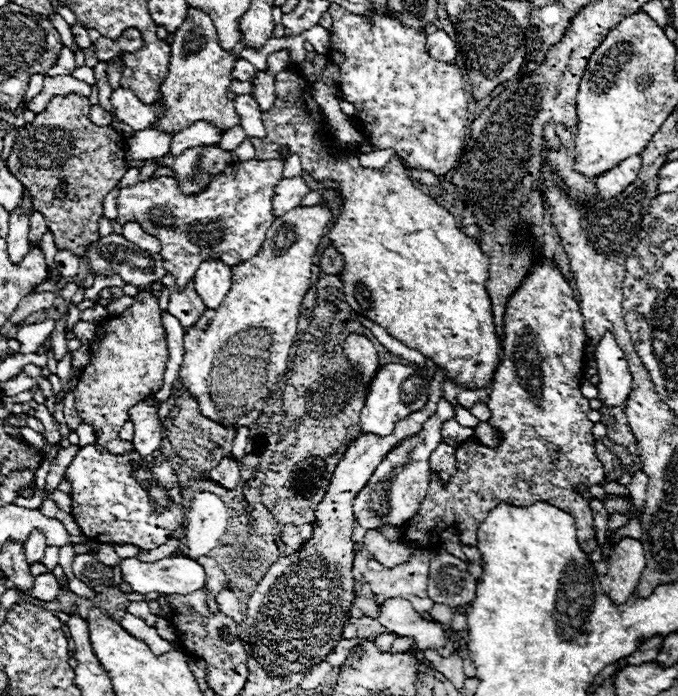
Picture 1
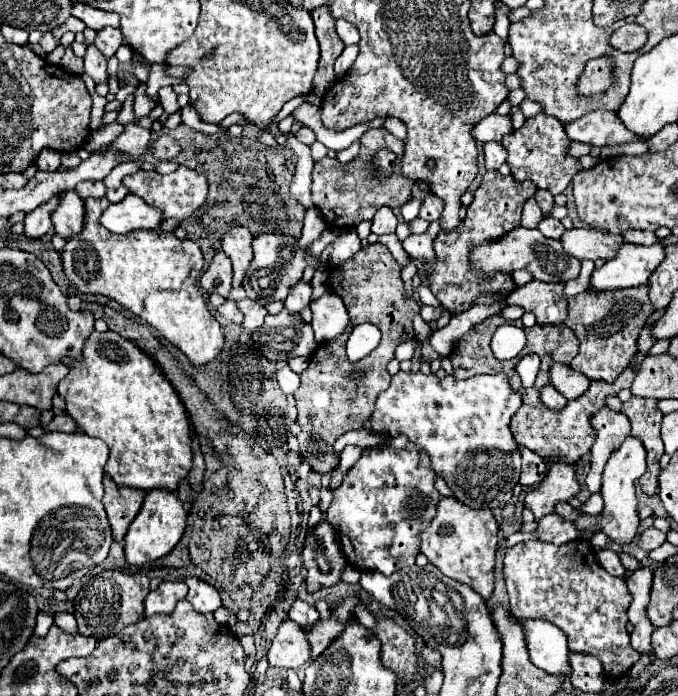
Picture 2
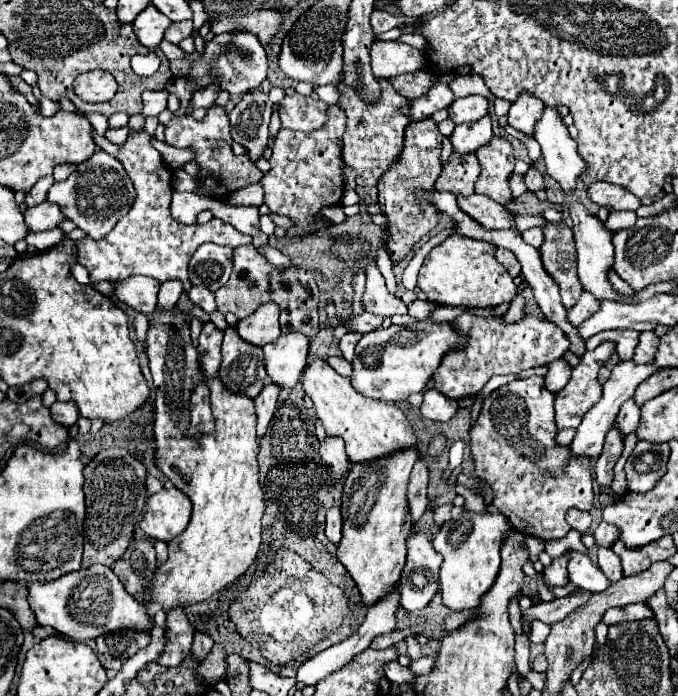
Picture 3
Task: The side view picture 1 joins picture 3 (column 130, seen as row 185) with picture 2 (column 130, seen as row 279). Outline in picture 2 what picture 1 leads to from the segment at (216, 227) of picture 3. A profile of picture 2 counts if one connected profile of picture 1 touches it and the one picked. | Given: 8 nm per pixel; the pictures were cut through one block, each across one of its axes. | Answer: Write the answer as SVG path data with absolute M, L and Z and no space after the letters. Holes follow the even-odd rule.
M178 166L176 172L172 174L158 174L158 172L148 172L148 170L138 170L132 176L126 176L124 186L130 190L130 194L140 196L148 206L156 206L158 210L162 210L162 226L158 228L158 232L176 232L176 228L180 228L180 224L184 220L188 220L190 216L194 216L208 198L208 180L204 174L186 168L186 166Z

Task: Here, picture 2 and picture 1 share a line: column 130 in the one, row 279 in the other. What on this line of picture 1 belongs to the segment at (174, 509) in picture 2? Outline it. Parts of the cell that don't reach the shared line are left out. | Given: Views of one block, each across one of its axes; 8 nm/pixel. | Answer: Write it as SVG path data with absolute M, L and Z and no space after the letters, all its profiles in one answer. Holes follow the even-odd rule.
M540 248L540 252L538 252L538 256L534 258L534 262L536 262L536 264L530 268L528 276L522 280L522 284L518 286L518 290L516 290L516 292L510 296L510 300L506 302L506 312L504 312L504 340L502 340L502 362L500 362L496 374L494 374L494 382L492 382L492 386L490 386L490 402L488 402L488 406L490 406L492 416L490 416L488 424L498 432L500 446L498 446L498 448L490 448L490 446L484 446L484 444L482 444L480 440L476 440L474 436L466 438L466 440L456 448L456 466L458 466L458 470L452 474L452 478L450 478L446 484L442 484L438 472L430 470L430 486L428 486L428 494L426 494L426 498L424 498L424 502L422 502L422 508L420 508L420 510L416 512L416 516L410 518L404 526L382 526L382 528L380 528L380 534L382 534L386 540L390 540L390 542L412 542L412 544L416 544L416 546L420 546L420 548L434 550L434 548L440 548L440 538L438 538L438 536L440 536L448 526L456 526L462 544L478 546L476 530L478 530L478 526L484 522L484 518L488 516L488 512L490 512L492 508L496 508L498 504L506 502L506 504L512 504L512 506L530 506L530 504L534 504L534 502L546 502L546 504L556 506L558 510L568 512L568 514L574 518L578 544L580 544L580 548L582 548L584 552L588 552L588 556L590 556L592 550L598 546L596 534L594 534L594 520L592 520L590 502L584 500L582 494L578 494L578 492L574 490L578 484L594 486L594 484L598 484L598 482L604 480L604 466L602 466L602 462L600 462L600 460L596 458L596 454L594 454L594 444L596 444L596 440L594 440L594 436L592 436L592 426L594 426L594 422L588 420L590 402L588 402L588 398L584 398L584 396L580 394L580 382L582 382L582 378L584 378L582 372L584 372L584 346L586 346L584 320L582 320L582 314L580 314L580 308L578 308L578 302L574 300L572 288L568 286L568 282L566 282L564 276L560 274L558 266L556 266L554 262L550 262L550 260L542 254L542 248Z

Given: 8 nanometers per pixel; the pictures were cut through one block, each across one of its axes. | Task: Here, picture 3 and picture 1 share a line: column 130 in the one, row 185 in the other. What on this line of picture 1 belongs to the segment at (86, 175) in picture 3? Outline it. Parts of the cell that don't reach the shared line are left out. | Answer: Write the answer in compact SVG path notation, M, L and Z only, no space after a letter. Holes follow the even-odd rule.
M194 146L184 150L178 158L166 154L160 160L176 172L176 178L182 182L182 190L186 190L186 194L196 194L208 186L210 174L220 174L226 164L232 162L232 156L218 146Z

